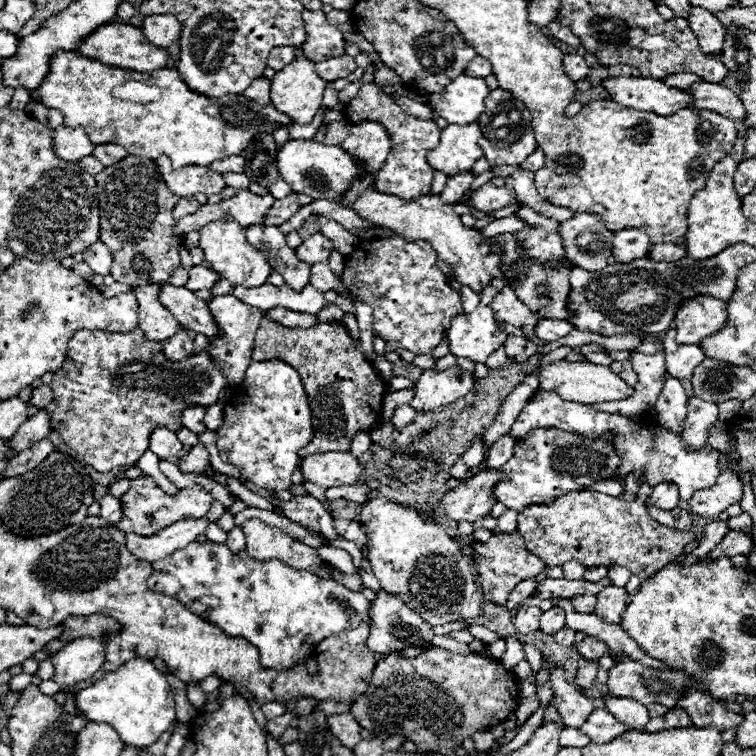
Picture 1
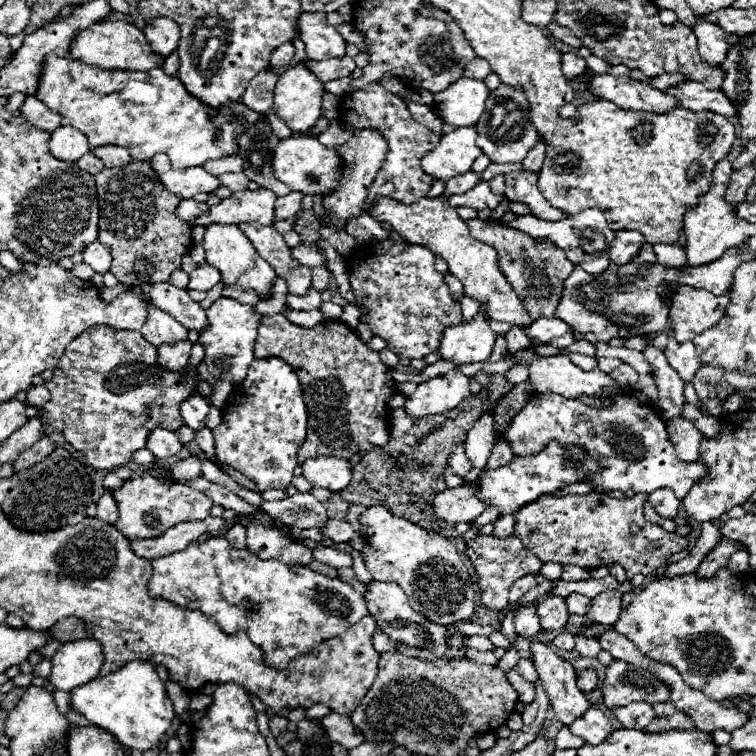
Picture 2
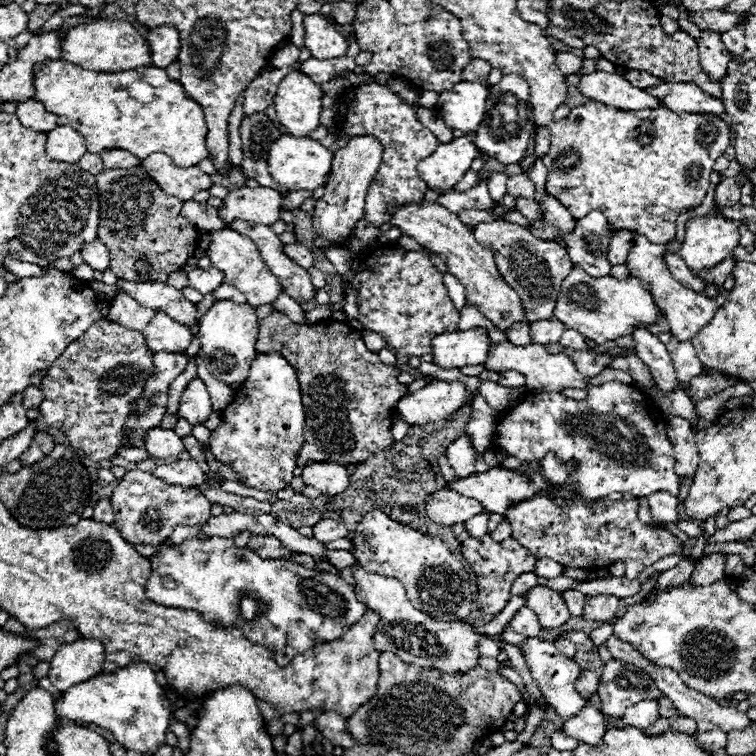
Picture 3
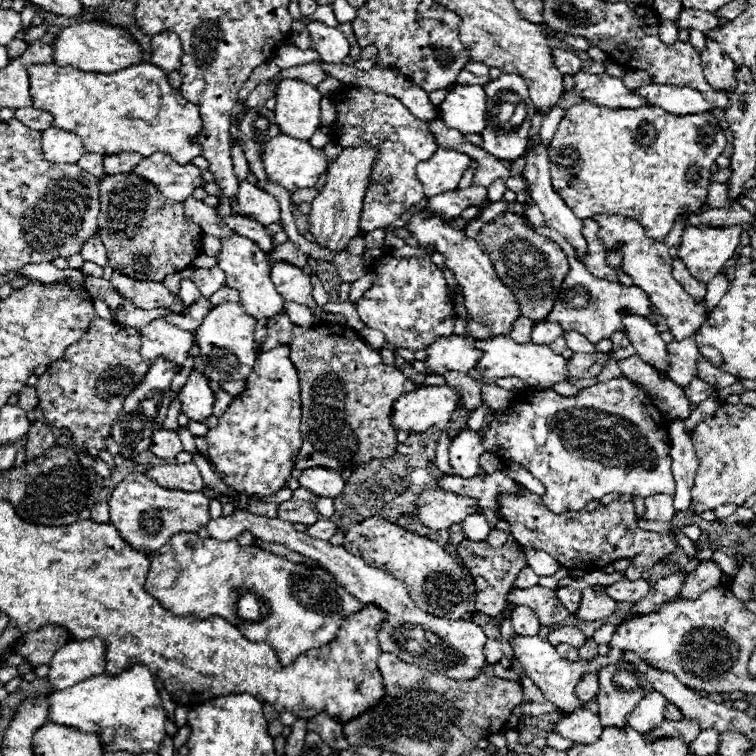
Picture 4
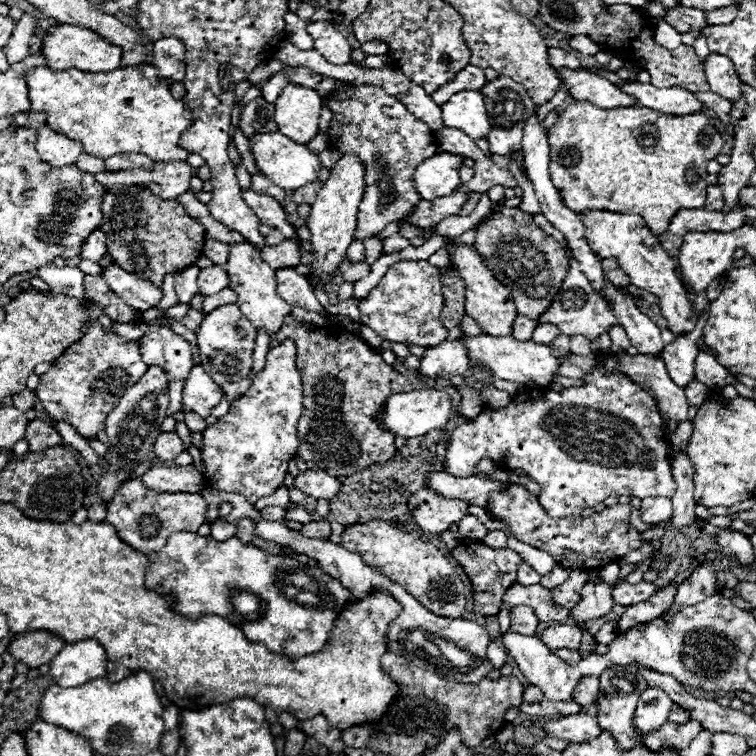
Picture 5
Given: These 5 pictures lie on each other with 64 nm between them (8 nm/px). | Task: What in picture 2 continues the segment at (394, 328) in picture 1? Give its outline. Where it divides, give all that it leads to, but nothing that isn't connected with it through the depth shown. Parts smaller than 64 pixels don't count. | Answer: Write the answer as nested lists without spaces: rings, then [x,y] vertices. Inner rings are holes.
[[[394,240],[374,242],[368,246],[360,246],[350,254],[348,260],[348,278],[356,302],[366,308],[366,322],[374,336],[386,340],[386,344],[398,350],[400,356],[406,358],[424,358],[440,346],[440,338],[446,328],[456,326],[462,320],[460,302],[456,302],[448,294],[448,286],[444,282],[444,274],[434,268],[434,254],[426,246],[418,244],[396,244]]]

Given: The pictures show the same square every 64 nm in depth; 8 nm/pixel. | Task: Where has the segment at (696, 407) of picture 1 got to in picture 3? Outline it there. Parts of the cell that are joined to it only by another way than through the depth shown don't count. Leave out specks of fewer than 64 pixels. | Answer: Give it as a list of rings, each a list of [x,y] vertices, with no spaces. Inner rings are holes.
[[[670,418],[668,434],[670,434],[670,442],[674,446],[674,460],[676,460],[674,468],[680,476],[678,504],[684,504],[684,500],[690,492],[694,472],[698,468],[698,450],[696,450],[696,444],[694,444],[694,430],[692,430],[688,420]]]

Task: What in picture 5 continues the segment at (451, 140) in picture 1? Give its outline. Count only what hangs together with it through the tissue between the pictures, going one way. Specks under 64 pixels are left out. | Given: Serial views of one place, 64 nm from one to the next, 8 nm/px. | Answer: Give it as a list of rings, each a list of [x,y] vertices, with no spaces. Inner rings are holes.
[[[440,152],[418,164],[414,172],[414,186],[422,200],[436,200],[452,194],[460,186],[458,166],[462,162],[460,154]]]

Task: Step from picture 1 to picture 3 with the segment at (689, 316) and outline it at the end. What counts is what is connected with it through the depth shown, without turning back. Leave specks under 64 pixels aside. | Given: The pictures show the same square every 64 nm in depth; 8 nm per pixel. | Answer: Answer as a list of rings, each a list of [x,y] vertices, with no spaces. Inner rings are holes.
[[[630,230],[634,232],[634,244],[632,244],[632,252],[628,252],[628,258],[626,258],[626,268],[632,276],[636,276],[638,280],[642,280],[642,284],[646,284],[646,288],[650,288],[652,296],[654,296],[654,302],[658,304],[658,308],[662,308],[662,314],[670,326],[670,334],[682,342],[682,340],[690,340],[694,338],[716,314],[716,310],[722,306],[722,302],[725,301],[726,294],[730,293],[734,286],[733,275],[730,274],[724,284],[725,292],[714,300],[710,300],[706,294],[696,294],[688,288],[684,288],[680,282],[676,282],[672,276],[670,276],[670,270],[664,262],[664,254],[666,254],[666,246],[664,244],[652,244],[648,242],[646,236],[638,234],[636,230]]]

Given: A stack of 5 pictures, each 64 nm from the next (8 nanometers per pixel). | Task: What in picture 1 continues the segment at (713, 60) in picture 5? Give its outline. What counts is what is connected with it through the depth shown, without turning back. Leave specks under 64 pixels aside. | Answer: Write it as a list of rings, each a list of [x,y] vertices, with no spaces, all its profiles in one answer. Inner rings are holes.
[[[692,8],[688,24],[690,24],[692,32],[698,36],[698,44],[702,48],[702,52],[712,54],[712,56],[722,54],[726,30],[722,28],[722,24],[716,20],[716,16],[712,12],[706,12],[702,8]]]

